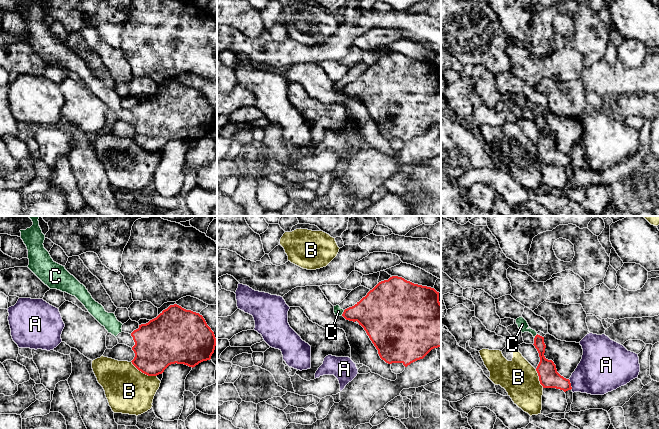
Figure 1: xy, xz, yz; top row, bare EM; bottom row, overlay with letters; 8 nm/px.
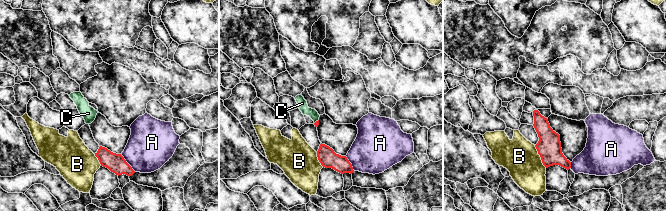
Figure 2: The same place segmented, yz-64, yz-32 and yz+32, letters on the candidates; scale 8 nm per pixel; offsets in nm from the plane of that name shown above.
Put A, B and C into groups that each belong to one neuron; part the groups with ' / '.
A / B / C

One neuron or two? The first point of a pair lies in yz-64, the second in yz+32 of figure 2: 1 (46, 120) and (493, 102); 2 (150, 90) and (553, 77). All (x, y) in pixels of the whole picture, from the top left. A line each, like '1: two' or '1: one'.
1: two
2: two

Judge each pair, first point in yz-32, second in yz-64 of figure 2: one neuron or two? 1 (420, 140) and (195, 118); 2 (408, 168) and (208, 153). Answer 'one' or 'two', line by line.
1: two
2: two

